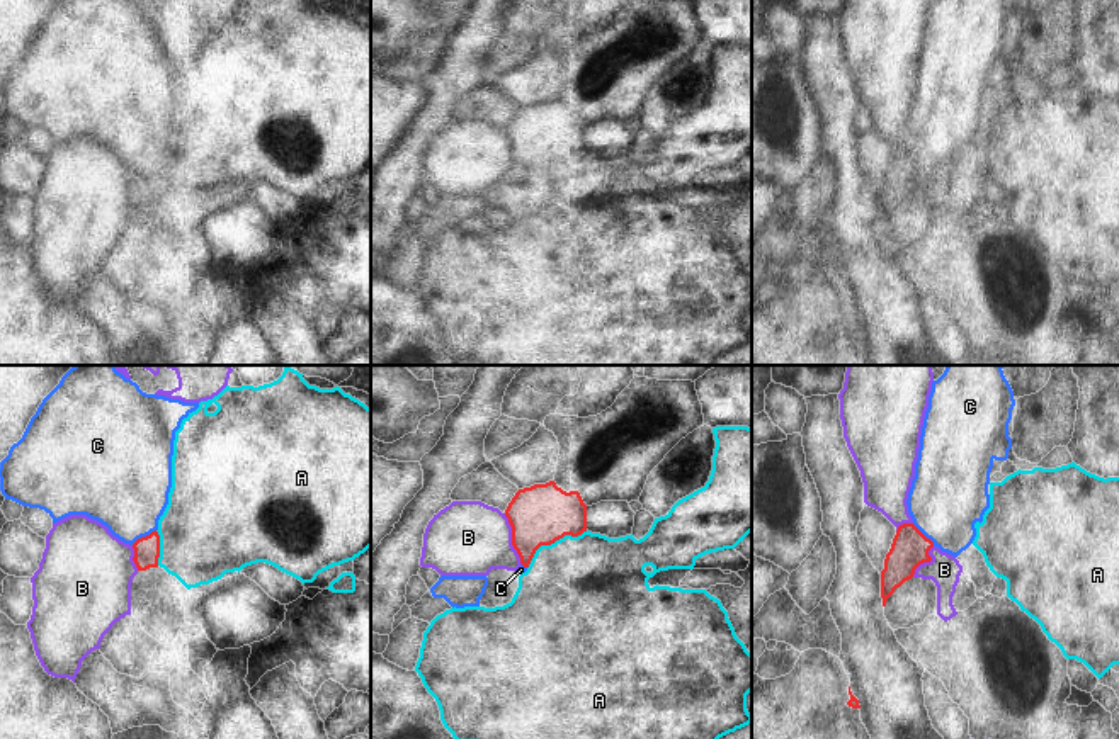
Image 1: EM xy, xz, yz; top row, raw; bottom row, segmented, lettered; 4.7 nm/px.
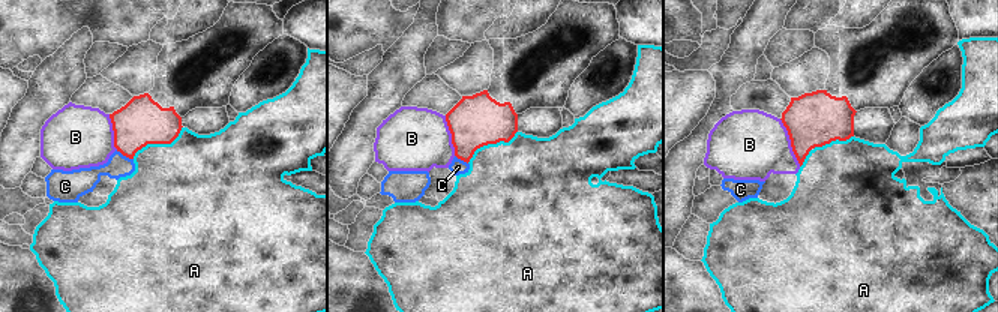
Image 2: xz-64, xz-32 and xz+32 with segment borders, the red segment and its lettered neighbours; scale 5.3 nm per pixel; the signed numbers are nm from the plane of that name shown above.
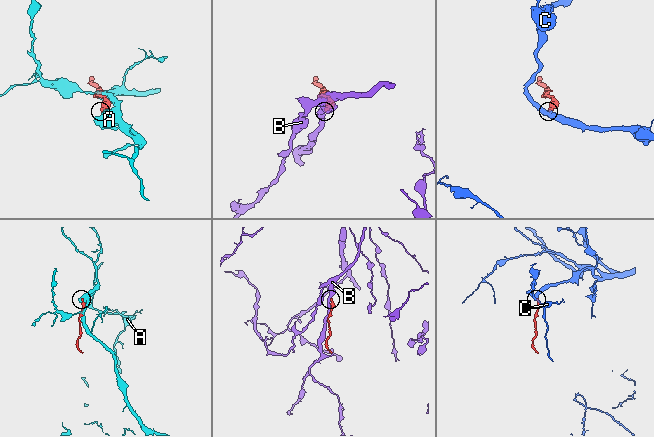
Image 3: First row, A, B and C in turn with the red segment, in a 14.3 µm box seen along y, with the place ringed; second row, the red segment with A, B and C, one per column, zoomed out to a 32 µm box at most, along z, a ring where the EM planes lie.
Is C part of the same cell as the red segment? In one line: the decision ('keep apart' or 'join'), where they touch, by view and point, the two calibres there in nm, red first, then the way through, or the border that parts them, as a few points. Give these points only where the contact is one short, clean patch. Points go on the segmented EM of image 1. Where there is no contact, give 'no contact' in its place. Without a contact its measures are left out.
join; contact xy (143, 537); calibres 130 and 400 nm; way xy (147, 549), (143, 537), (131, 515), (126, 488)

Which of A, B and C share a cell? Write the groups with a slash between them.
A / B / C

